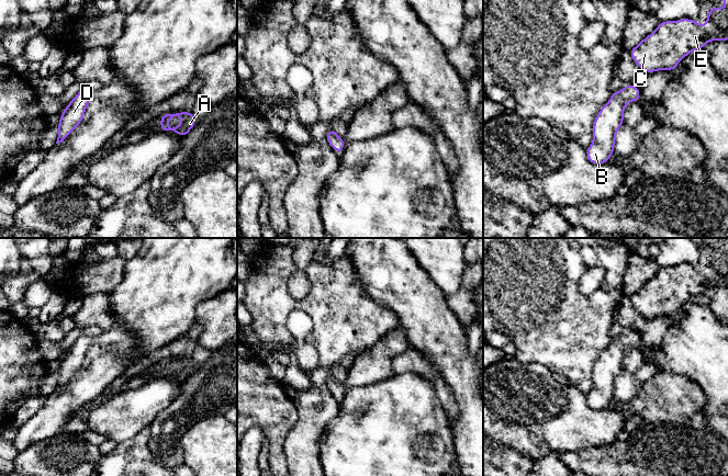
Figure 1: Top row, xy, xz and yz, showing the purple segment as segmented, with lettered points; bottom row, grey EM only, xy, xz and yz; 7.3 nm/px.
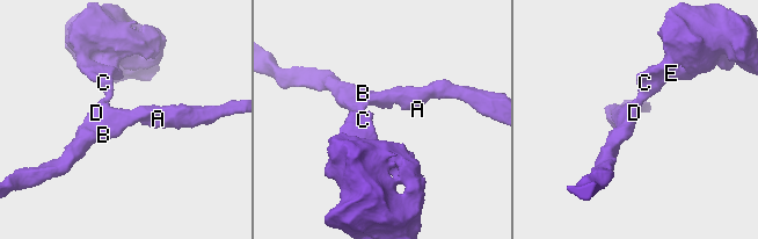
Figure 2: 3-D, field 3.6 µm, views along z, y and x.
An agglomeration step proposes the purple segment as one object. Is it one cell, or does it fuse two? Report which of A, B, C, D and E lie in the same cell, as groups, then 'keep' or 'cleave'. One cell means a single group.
groups A B C D E; keep

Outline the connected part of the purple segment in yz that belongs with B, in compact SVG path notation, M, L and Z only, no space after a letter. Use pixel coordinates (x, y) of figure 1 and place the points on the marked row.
M629 83L613 92L609 101L602 106L593 124L593 141L586 148L586 157L595 165L608 162L614 154L616 132L624 122L625 106L631 101L640 101L638 87Z

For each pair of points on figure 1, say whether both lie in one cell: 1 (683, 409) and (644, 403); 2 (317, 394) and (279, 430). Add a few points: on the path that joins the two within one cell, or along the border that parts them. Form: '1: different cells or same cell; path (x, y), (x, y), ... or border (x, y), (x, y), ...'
1: same cell; path (673, 403), (653, 403)
2: different cells; border (292, 397), (297, 409), (297, 422), (286, 435)

